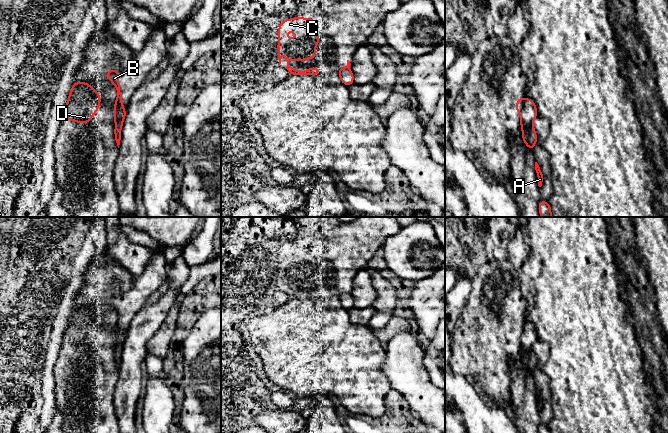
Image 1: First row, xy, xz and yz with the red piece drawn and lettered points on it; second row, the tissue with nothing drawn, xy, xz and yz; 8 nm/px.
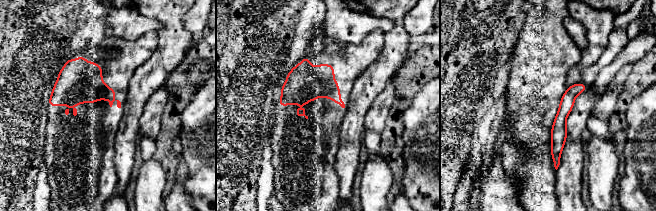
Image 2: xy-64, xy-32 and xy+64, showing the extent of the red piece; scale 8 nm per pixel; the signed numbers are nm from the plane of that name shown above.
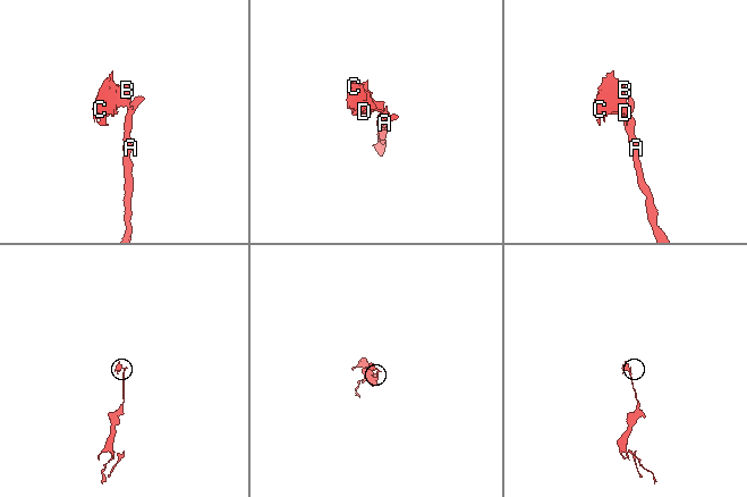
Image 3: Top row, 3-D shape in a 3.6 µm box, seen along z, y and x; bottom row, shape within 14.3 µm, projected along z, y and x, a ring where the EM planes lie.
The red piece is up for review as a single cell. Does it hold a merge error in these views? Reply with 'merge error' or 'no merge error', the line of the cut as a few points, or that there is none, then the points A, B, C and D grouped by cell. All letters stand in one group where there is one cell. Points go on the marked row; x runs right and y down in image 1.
merge error; cut xy (125, 110), (121, 110), (118, 113), (115, 122); groups A / B C D

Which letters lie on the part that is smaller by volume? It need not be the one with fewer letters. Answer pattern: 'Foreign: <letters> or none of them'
Foreign: B, C, D

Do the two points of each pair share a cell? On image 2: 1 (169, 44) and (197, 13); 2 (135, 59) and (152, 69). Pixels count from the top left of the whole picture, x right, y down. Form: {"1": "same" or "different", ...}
{"1": "different", "2": "different"}

